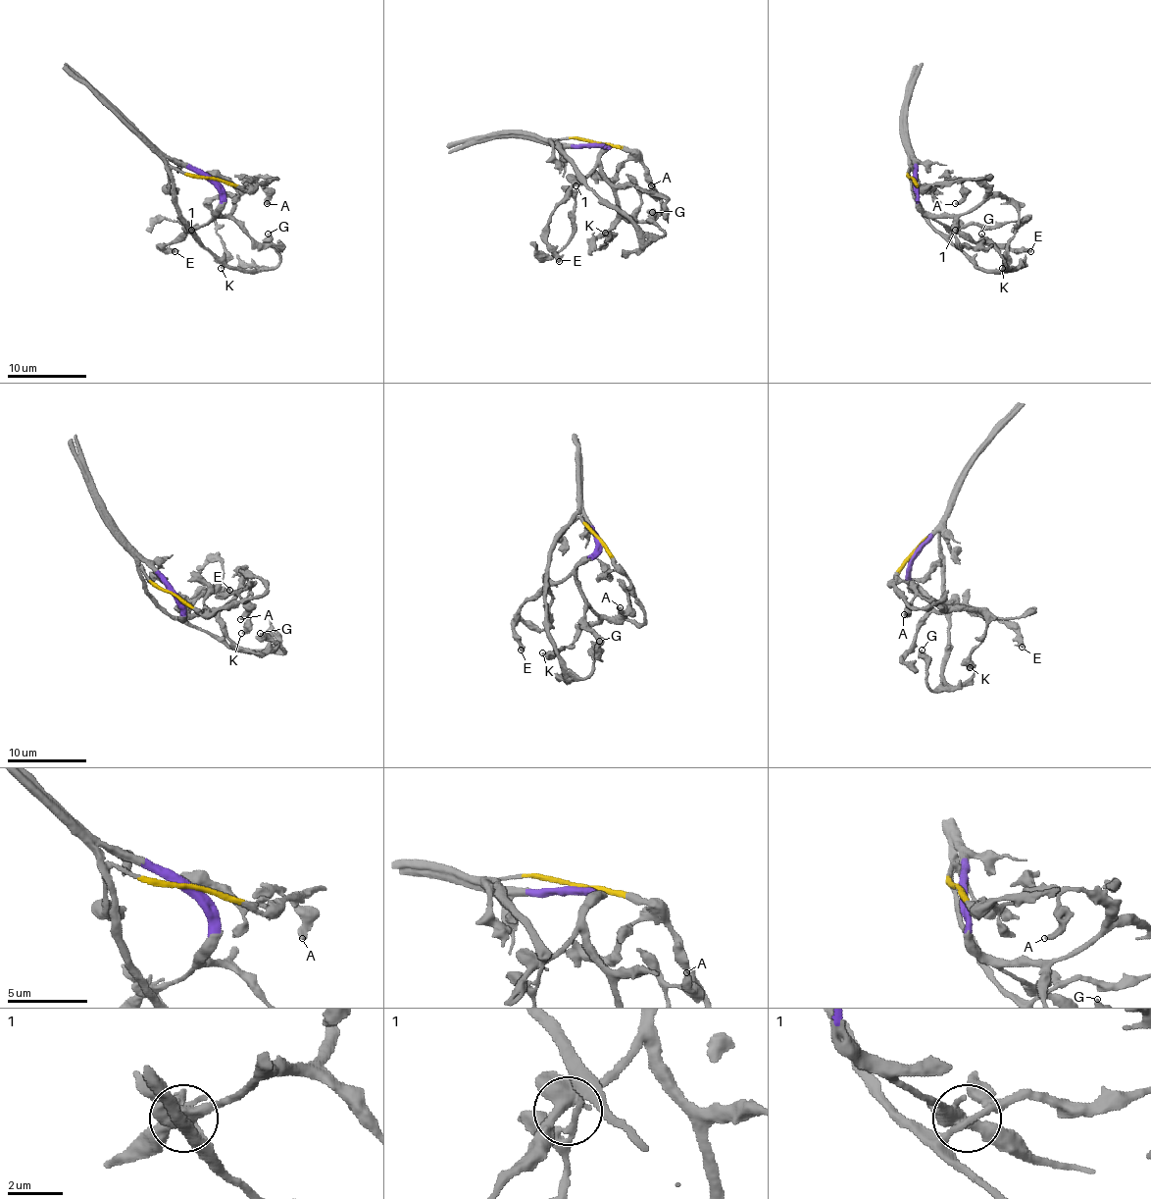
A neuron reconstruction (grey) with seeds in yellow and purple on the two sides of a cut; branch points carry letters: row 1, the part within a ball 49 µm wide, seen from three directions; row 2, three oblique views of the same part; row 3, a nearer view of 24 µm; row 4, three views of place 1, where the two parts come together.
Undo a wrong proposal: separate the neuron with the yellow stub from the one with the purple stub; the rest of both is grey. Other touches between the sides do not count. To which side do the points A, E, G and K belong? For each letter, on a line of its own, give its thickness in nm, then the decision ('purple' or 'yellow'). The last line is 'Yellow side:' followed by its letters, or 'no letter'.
A: 320 nm | purple
E: 440 nm | purple
G: 500 nm | yellow
K: 420 nm | purple
Yellow side: G

